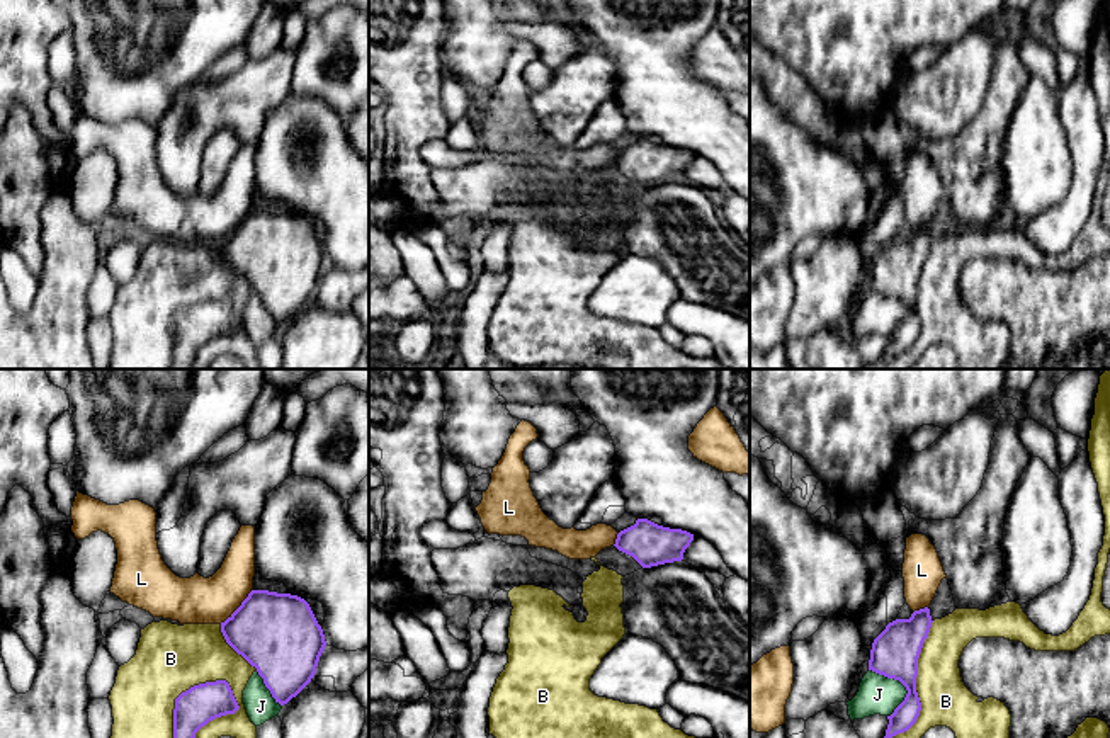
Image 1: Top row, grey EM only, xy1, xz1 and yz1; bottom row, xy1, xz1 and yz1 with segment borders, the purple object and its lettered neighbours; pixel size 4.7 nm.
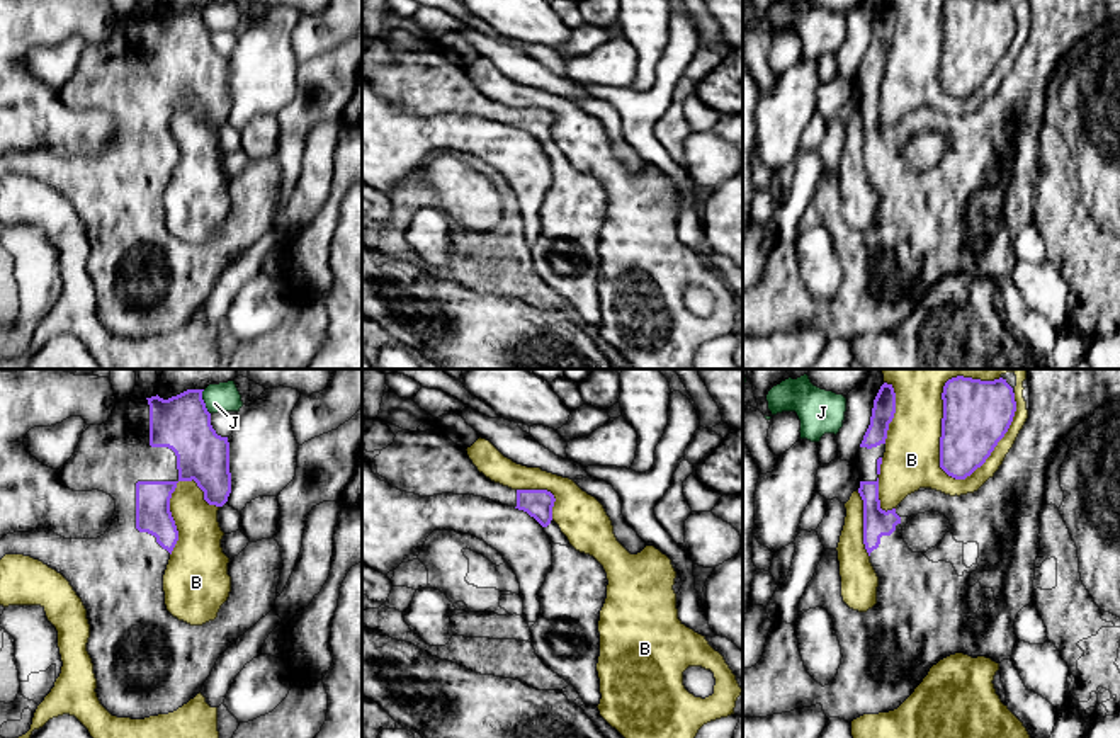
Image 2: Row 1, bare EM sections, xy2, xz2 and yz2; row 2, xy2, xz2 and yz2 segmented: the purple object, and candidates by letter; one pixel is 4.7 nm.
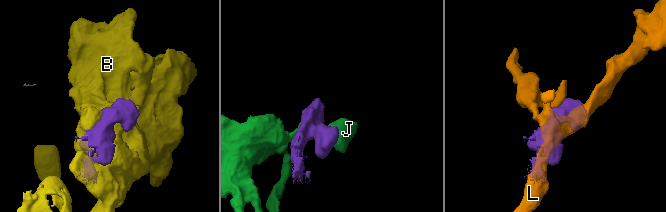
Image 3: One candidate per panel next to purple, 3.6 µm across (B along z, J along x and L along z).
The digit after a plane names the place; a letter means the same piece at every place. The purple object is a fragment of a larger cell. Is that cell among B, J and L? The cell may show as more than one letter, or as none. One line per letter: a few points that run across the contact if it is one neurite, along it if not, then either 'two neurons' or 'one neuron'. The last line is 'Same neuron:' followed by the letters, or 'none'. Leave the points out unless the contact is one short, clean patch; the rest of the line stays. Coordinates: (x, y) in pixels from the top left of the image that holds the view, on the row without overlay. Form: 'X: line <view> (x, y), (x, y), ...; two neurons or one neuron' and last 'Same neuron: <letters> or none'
B: two neurons
J: two neurons
L: line xy1 (252, 210), (220, 242); two neurons
Same neuron: none

